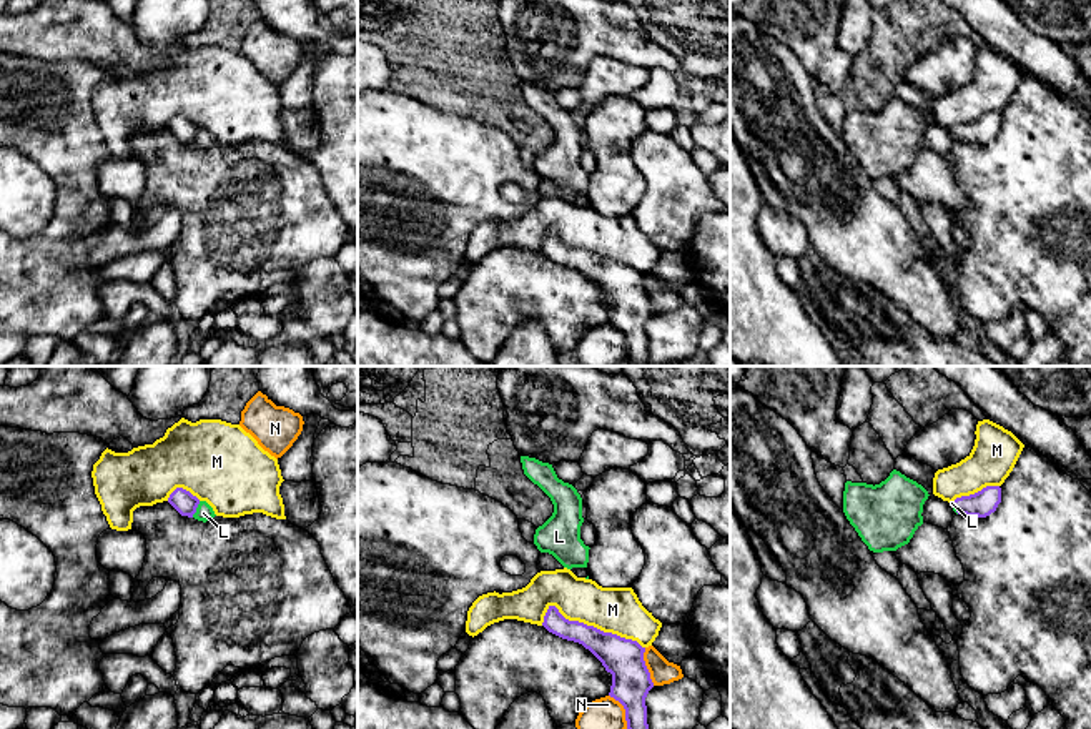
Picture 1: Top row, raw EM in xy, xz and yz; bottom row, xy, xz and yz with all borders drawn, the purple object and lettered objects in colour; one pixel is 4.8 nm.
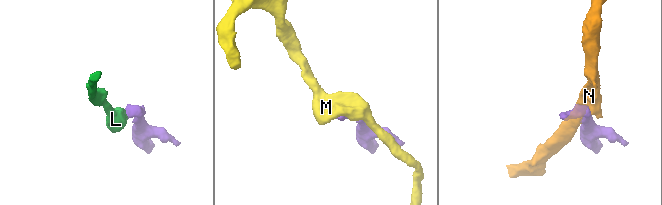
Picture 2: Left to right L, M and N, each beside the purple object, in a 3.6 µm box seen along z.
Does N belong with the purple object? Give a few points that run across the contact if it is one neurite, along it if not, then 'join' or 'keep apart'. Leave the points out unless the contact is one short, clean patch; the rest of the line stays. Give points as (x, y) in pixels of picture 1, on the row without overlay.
keep apart

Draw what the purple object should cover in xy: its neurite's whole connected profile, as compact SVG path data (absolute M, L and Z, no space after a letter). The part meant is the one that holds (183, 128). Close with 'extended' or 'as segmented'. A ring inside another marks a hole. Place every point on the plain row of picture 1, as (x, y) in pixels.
M176 115L170 125L168 130L181 141L188 145L195 145L198 148L210 148L215 145L213 135L206 128L200 128L196 123L193 123L190 118L183 115Z; extended

